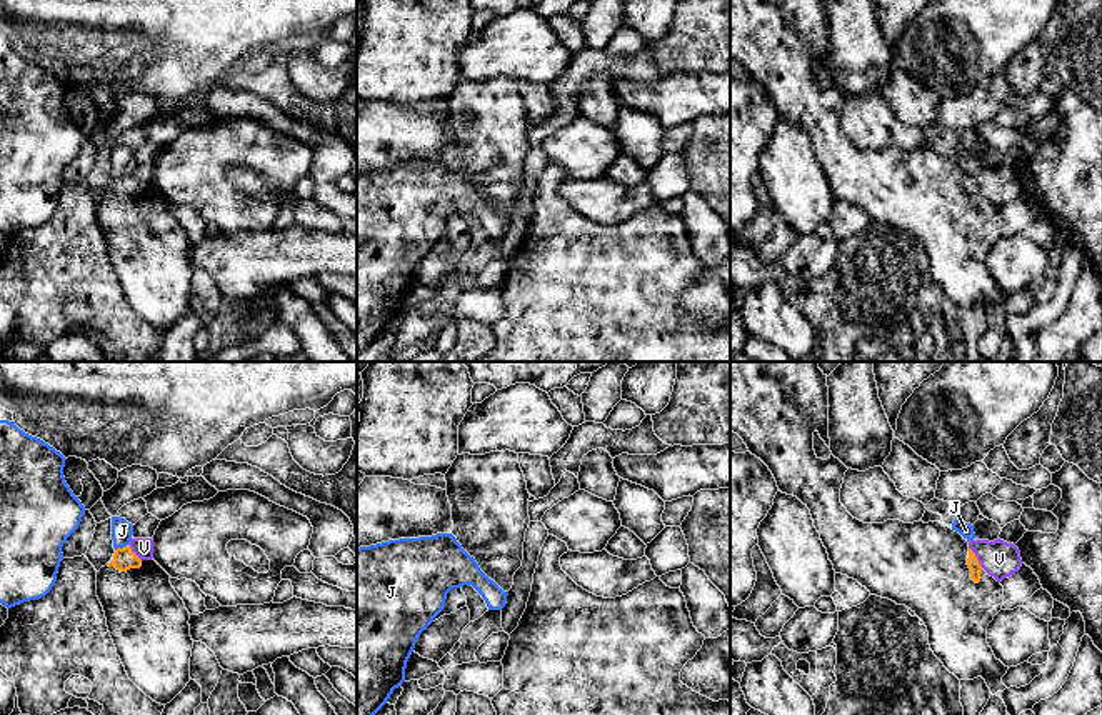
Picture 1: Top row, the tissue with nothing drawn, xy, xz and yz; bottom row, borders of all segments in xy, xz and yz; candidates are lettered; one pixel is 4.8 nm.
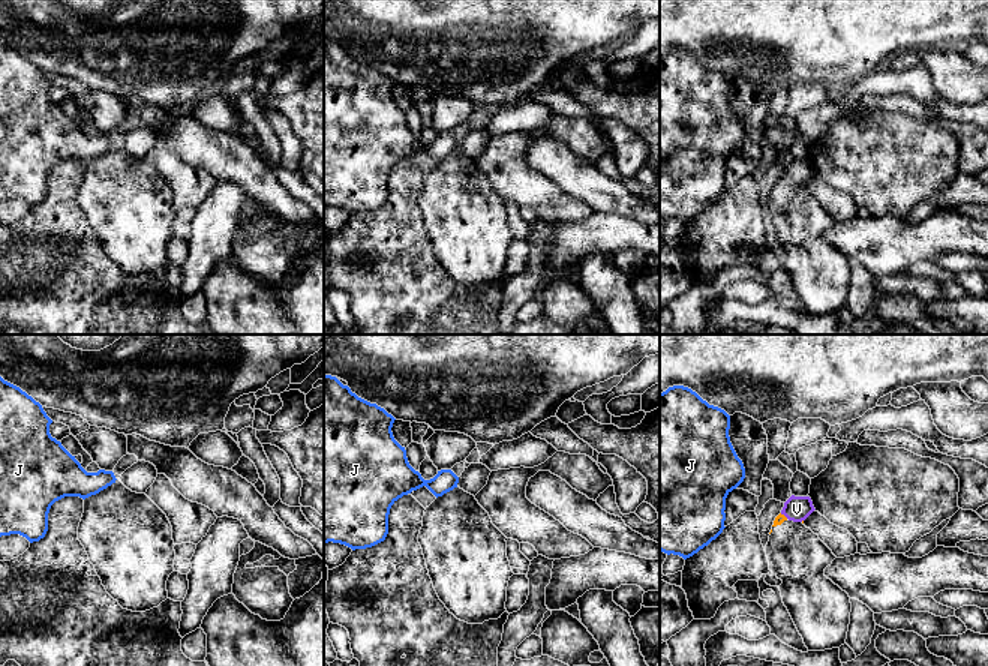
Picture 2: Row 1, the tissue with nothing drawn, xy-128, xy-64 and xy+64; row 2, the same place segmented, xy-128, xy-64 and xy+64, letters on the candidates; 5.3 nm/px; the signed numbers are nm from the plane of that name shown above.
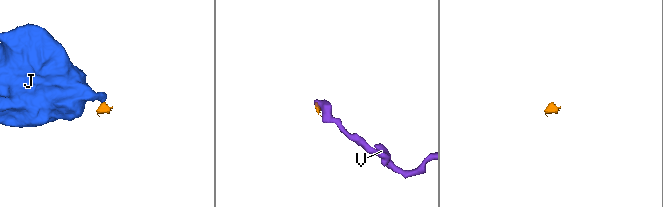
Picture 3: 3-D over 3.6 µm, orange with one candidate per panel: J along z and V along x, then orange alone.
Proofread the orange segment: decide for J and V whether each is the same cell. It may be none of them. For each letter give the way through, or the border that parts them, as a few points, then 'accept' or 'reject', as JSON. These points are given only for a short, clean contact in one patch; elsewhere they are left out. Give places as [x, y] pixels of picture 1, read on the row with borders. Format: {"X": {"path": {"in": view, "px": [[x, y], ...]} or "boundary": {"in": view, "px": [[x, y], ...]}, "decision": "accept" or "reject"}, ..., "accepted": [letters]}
{"J": {"boundary": {"in": "xy", "px": [[125, 545], [115, 550]]}, "decision": "reject"}, "V": {"boundary": {"in": "yz", "px": [[969, 547], [982, 567]]}, "decision": "reject"}, "accepted": []}

